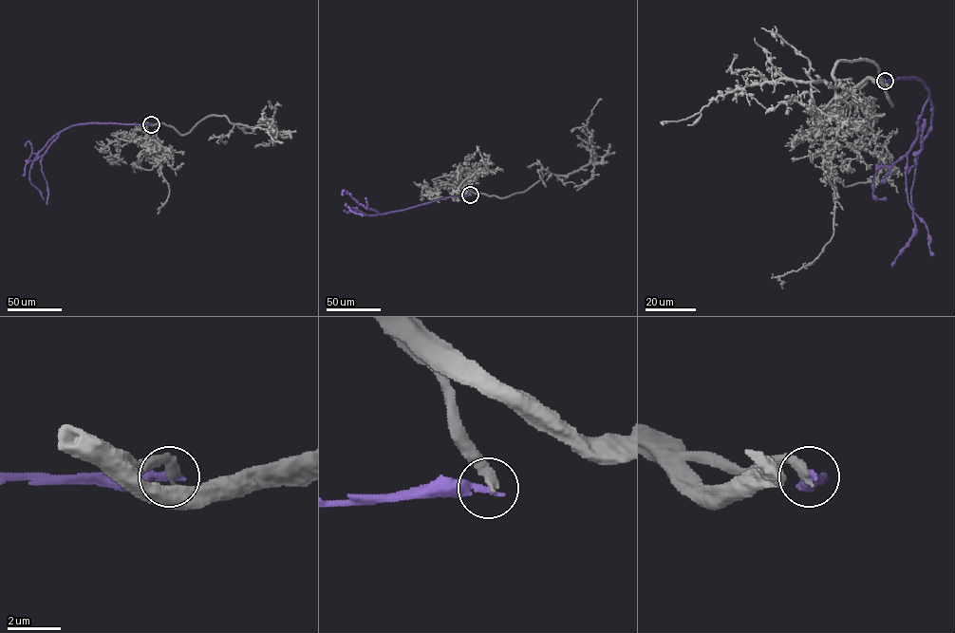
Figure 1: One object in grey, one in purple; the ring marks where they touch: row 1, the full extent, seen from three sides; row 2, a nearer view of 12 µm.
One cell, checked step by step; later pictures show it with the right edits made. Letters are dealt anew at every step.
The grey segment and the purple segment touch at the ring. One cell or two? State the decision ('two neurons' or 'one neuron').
two neurons

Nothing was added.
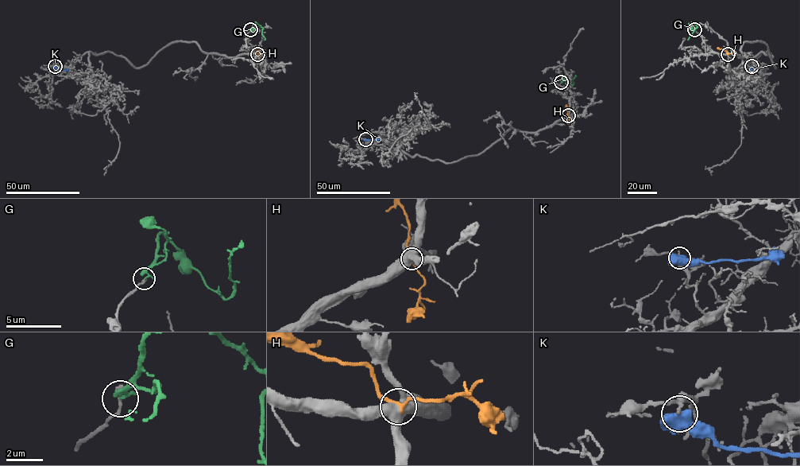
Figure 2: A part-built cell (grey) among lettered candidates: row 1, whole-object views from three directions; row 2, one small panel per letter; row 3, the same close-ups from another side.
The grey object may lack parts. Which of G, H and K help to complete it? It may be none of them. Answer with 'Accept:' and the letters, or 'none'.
Accept: none

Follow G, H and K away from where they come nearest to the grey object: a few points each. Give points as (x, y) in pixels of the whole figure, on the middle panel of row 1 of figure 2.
G: (562, 82), (563, 76), (572, 85), (575, 75)
H: (568, 115), (566, 104)
K: (365, 139), (379, 138)

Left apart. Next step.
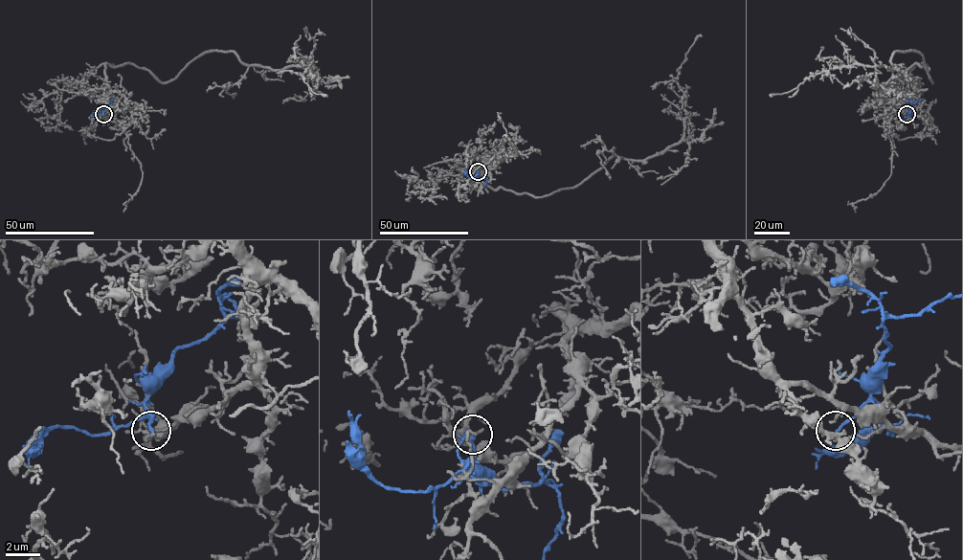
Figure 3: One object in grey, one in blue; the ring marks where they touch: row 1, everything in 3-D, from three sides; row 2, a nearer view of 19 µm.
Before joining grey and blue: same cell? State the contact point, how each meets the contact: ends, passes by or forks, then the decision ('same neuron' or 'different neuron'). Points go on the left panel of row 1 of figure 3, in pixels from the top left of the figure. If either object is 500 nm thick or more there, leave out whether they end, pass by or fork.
(103, 114) | grey ends | blue ends | different neuron

